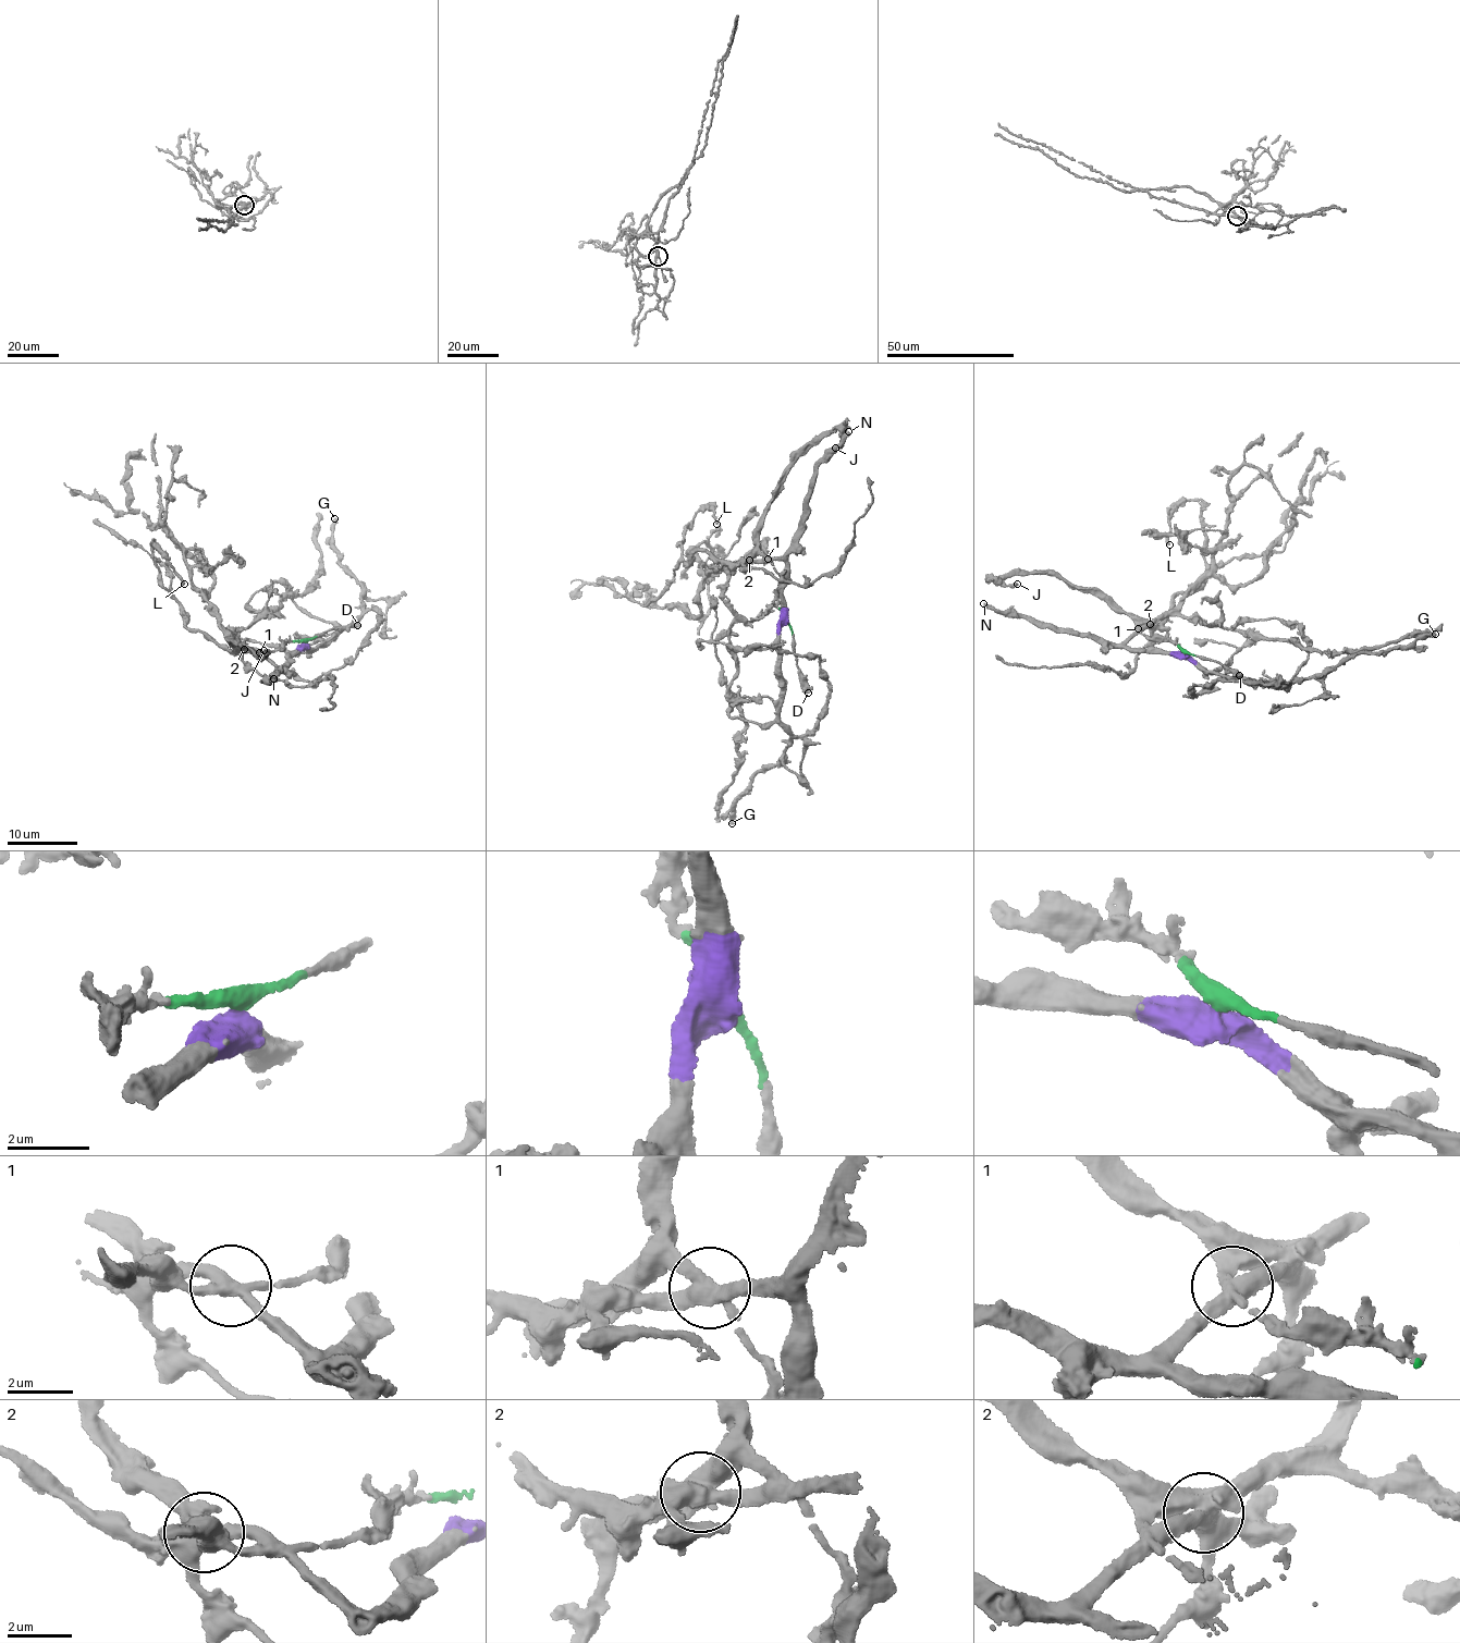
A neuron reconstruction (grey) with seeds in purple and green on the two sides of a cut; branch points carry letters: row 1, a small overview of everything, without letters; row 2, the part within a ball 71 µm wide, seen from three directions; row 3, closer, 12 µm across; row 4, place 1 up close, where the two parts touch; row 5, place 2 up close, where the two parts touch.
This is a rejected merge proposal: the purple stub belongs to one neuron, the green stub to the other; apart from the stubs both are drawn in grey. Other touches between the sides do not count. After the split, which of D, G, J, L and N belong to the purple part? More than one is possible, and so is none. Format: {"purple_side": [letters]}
{"purple_side": ["G", "L", "N"]}

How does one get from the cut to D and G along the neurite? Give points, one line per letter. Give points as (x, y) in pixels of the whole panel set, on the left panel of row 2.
D: (305, 640), (352, 623), (358, 625)
G: (305, 642), (314, 648), (322, 645), (363, 612), (359, 585), (348, 576), (333, 546), (334, 518)

